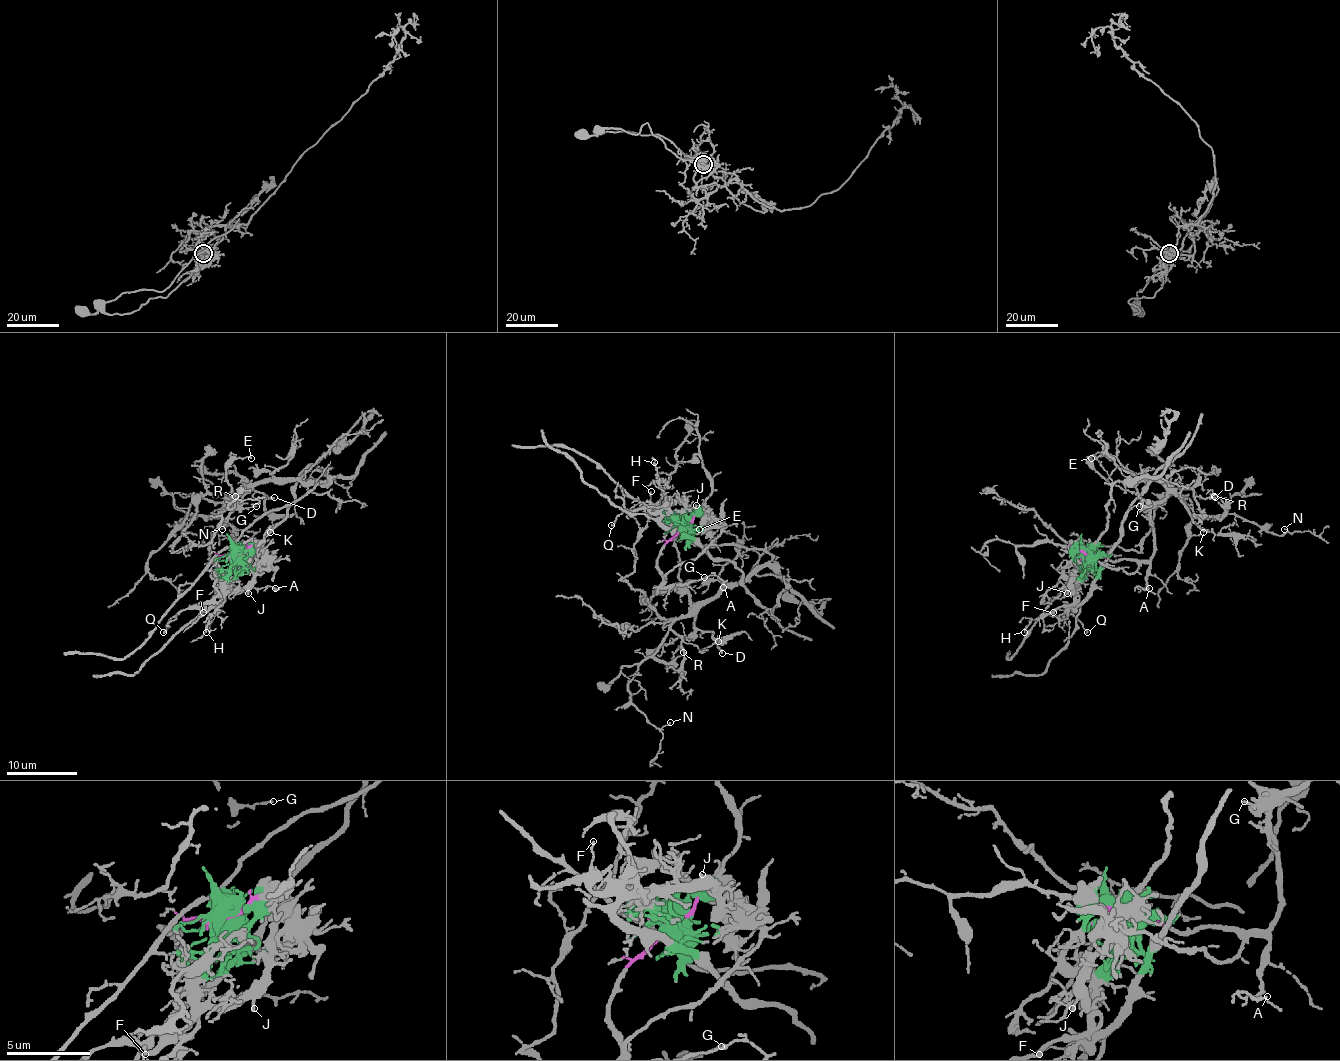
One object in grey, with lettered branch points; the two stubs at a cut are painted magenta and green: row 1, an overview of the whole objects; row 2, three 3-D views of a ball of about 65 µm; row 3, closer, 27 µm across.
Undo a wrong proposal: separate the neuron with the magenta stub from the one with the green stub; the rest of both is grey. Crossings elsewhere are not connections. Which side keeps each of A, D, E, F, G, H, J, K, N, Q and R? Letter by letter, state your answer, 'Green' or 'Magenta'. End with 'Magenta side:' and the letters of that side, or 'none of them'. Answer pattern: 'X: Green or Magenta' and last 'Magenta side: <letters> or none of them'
A: Magenta
D: Magenta
E: Magenta
F: Green
G: Magenta
H: Green
J: Green
K: Magenta
N: Magenta
Q: Green
R: Magenta
Magenta side: A, D, E, G, K, N, R

